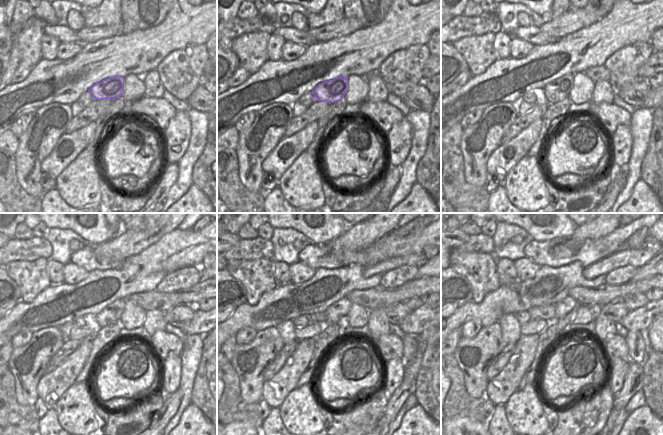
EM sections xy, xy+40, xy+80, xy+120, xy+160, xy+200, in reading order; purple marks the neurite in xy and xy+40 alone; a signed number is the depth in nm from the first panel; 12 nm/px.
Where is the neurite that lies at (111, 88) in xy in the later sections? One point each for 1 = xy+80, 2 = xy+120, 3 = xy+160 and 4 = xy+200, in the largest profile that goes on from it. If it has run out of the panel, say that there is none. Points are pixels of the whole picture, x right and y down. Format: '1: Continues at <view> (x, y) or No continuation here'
1: Continues at xy+80 (558, 89)
2: Continues at xy+120 (110, 314)
3: Continues at xy+160 (337, 310)
4: Continues at xy+200 (564, 307)

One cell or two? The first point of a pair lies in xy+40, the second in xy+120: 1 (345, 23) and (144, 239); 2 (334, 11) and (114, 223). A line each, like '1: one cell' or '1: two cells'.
1: one cell
2: one cell

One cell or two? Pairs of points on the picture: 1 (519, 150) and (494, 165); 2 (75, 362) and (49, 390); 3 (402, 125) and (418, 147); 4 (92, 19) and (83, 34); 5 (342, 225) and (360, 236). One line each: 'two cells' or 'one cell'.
1: one cell
2: one cell
3: two cells
4: two cells
5: two cells

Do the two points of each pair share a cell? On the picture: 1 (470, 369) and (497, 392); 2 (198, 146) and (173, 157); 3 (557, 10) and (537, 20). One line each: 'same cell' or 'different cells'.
1: different cells
2: different cells
3: same cell

